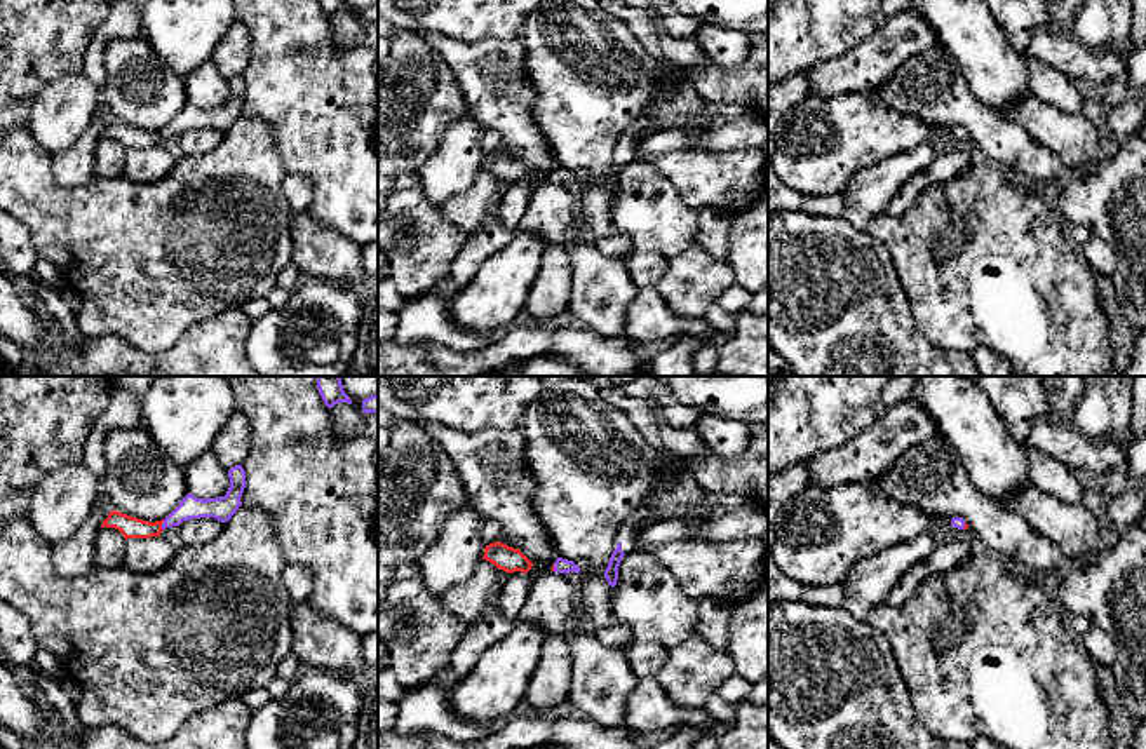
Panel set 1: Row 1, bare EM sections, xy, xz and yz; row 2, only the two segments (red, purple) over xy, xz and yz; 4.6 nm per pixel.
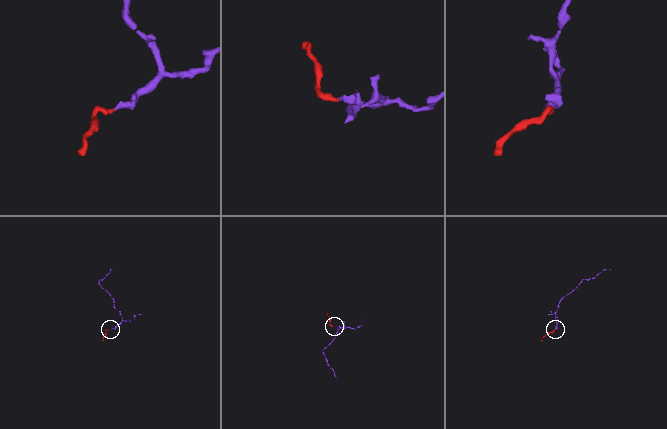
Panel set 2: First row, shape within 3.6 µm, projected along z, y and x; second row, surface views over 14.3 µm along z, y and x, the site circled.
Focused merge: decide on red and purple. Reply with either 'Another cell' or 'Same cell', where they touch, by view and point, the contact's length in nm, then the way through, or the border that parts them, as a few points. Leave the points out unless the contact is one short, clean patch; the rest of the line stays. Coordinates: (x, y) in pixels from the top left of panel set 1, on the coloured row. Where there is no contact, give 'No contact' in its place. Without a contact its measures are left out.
Same cell. Touches red at xy (161, 525). Shared border 50 nm. Path across: xy (129, 526), (161, 525), (190, 507)

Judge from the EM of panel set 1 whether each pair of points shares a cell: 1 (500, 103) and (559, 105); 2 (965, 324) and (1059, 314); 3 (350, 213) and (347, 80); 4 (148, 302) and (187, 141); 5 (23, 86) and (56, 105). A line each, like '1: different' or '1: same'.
1: different
2: same
3: same
4: different
5: different

